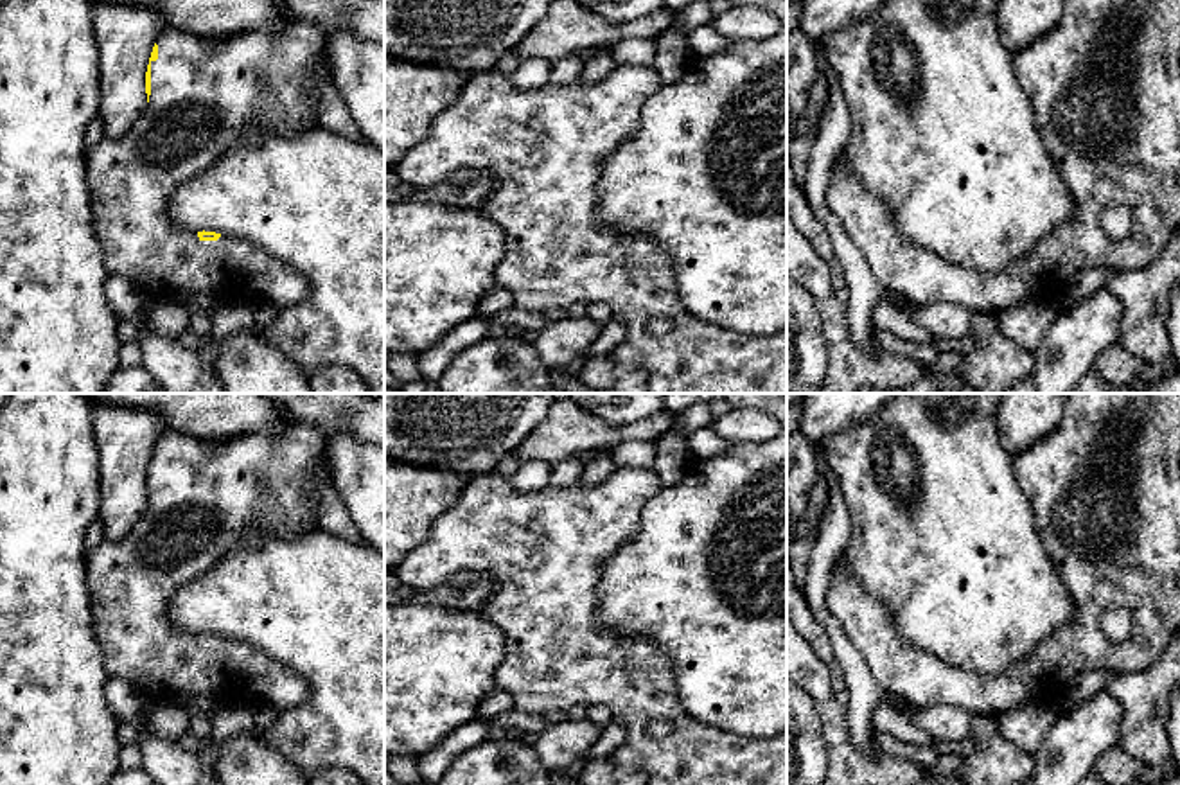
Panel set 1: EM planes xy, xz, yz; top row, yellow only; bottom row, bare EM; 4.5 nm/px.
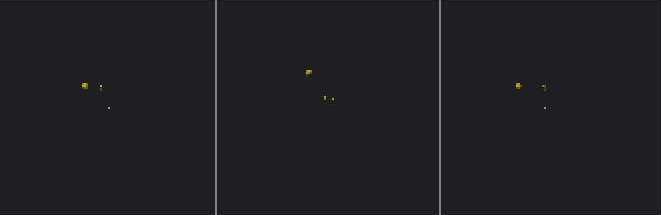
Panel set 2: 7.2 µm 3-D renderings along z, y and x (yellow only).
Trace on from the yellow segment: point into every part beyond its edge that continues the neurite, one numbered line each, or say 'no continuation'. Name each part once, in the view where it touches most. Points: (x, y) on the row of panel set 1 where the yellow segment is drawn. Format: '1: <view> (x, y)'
1: xy (207, 94)

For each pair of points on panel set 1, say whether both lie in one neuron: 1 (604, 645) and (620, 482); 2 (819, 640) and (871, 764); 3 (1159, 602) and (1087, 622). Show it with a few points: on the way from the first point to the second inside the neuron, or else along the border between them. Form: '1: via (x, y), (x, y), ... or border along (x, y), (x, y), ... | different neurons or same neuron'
1: via (581, 604), (581, 538), (595, 523) | same neuron
2: border along (805, 638), (828, 667) | different neurons
3: via (1139, 597), (1107, 597), (1101, 602) | same neuron

